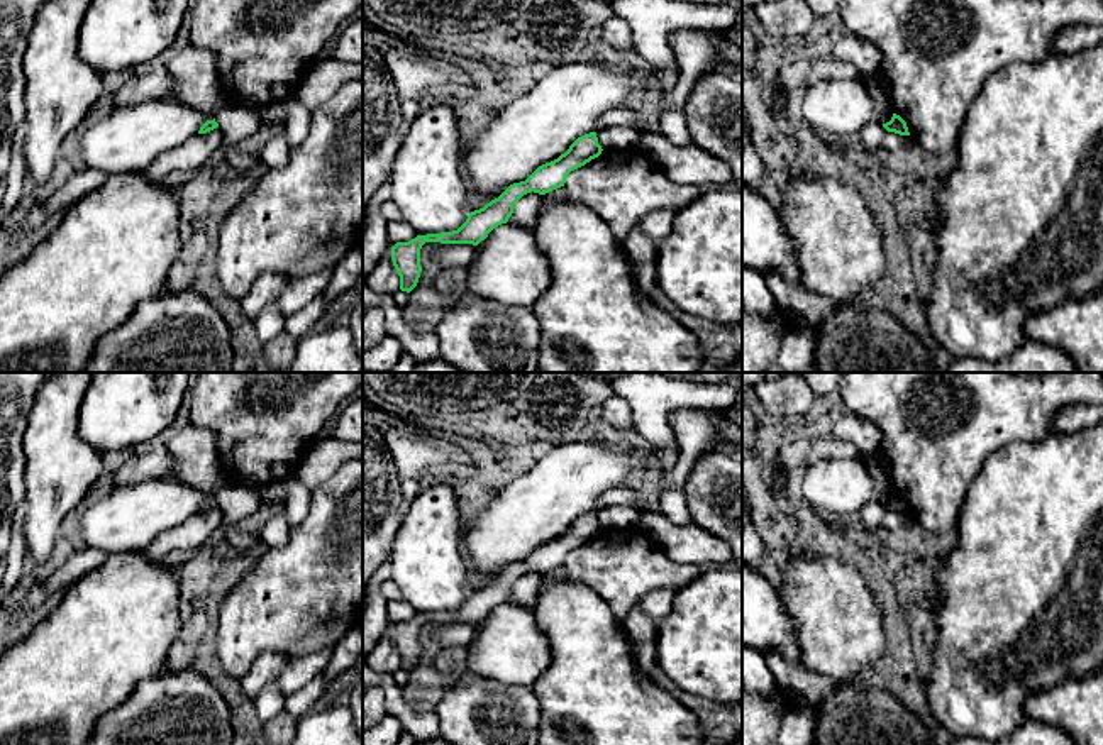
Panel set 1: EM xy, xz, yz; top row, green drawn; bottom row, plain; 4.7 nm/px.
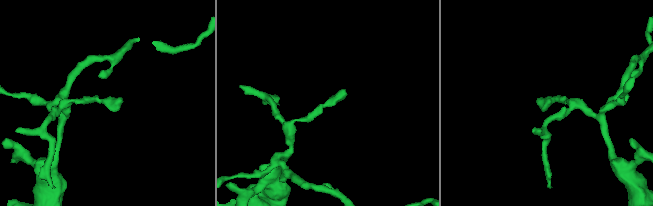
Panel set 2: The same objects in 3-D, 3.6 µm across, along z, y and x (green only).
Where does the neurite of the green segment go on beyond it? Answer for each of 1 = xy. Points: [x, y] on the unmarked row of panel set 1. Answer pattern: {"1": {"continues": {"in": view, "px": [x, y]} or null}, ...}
{"1": {"continues": null}}

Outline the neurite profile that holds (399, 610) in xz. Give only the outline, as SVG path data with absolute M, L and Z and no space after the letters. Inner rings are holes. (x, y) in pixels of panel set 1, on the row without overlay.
M405 599L388 601L386 611L390 621L408 621L418 615L417 610Z

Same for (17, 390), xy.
M0 372L0 559L27 498L24 433L42 381L44 372Z

